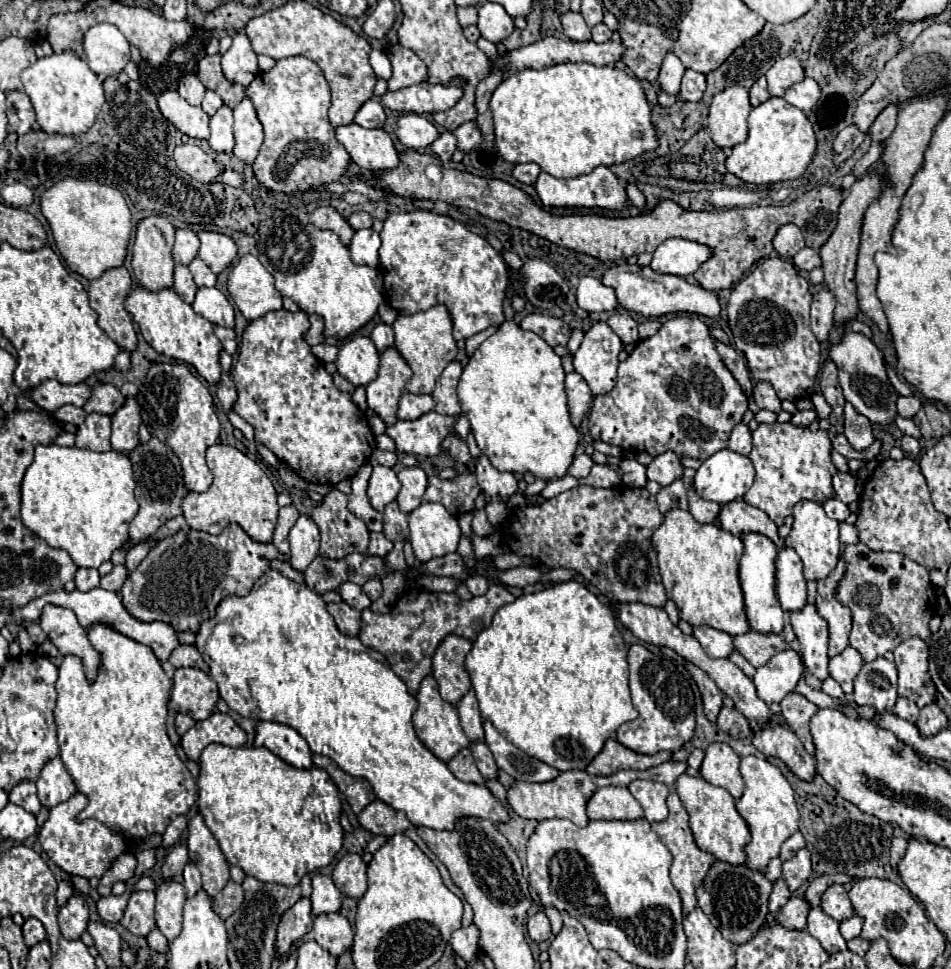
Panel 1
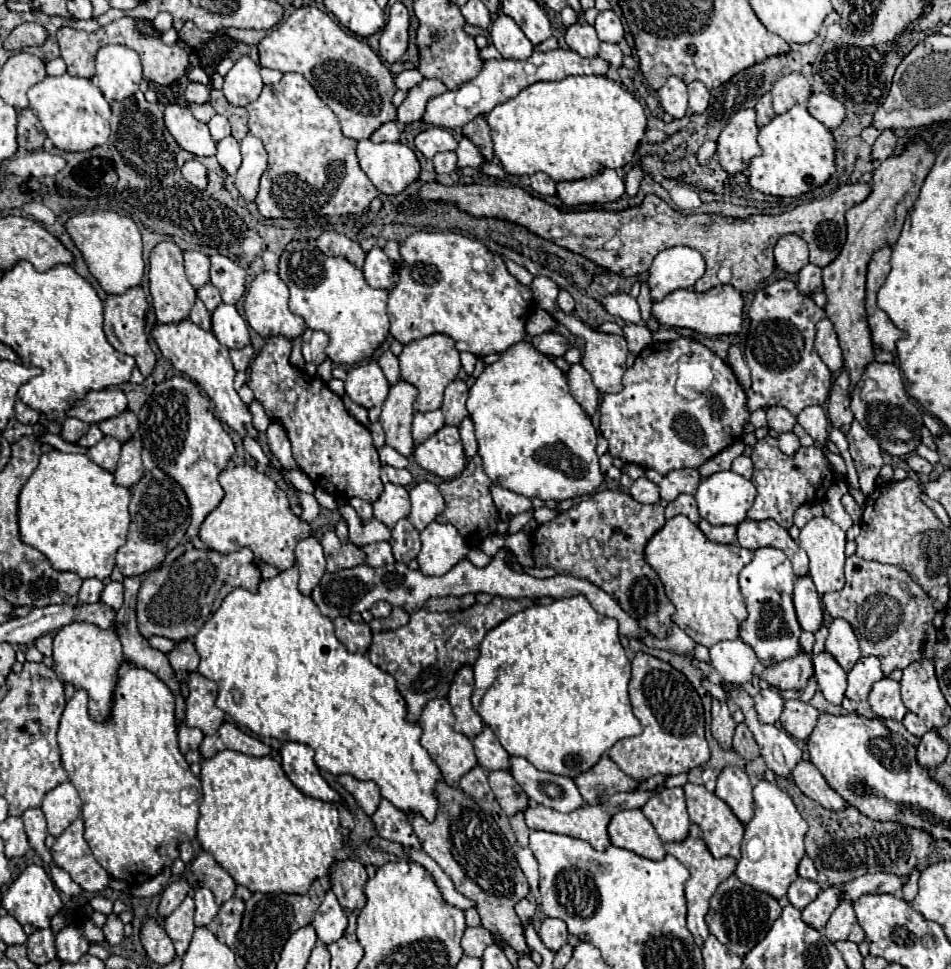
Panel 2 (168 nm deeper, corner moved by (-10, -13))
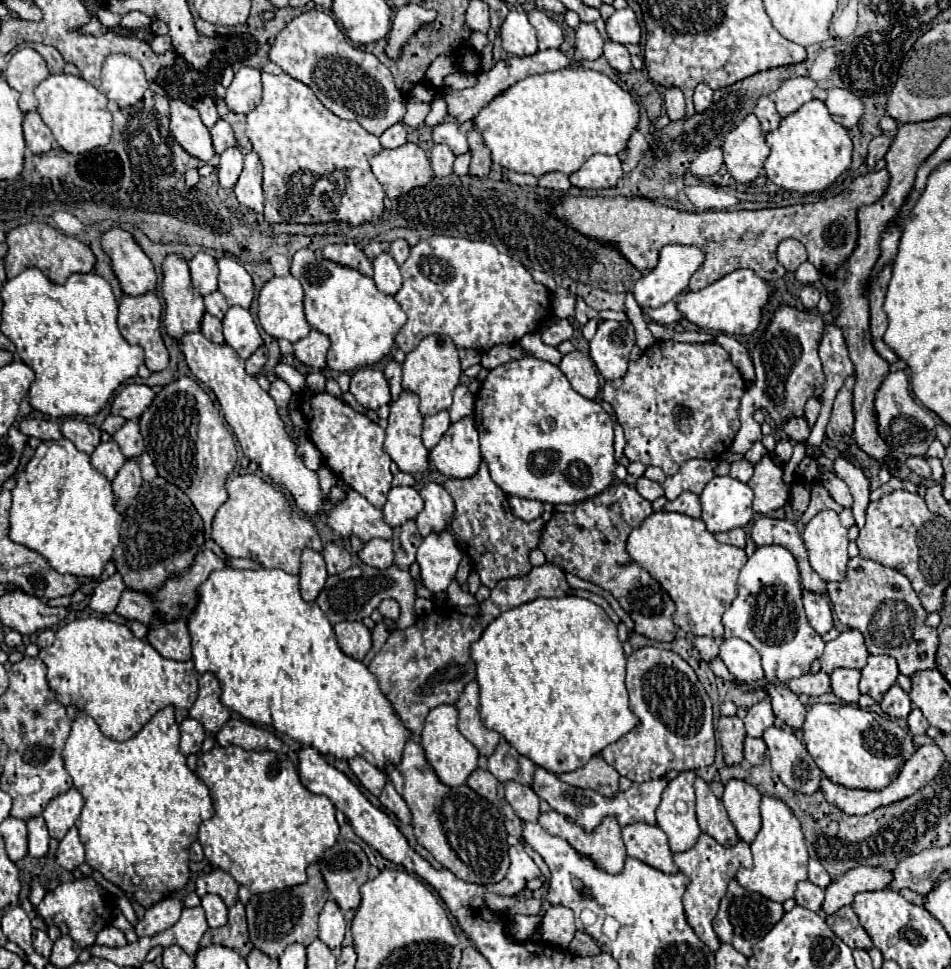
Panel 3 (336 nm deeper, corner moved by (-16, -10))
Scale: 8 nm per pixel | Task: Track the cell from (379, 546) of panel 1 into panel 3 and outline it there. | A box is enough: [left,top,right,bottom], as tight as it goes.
[358,539,394,569]

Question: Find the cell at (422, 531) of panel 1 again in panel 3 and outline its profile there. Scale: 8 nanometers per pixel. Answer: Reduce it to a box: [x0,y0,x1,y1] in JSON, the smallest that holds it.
[416,531,462,599]

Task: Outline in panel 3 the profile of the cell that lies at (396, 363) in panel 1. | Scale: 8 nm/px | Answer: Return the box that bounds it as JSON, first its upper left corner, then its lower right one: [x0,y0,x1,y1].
[384,391,428,473]

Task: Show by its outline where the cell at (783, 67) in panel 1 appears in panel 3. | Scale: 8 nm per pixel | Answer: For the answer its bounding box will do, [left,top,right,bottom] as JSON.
[776,77,816,117]

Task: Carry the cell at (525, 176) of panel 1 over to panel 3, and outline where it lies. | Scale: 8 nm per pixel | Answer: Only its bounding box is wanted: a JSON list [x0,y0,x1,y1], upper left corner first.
[538,173,572,193]

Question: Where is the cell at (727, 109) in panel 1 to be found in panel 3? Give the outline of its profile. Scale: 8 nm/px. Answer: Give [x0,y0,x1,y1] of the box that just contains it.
[722,113,770,183]

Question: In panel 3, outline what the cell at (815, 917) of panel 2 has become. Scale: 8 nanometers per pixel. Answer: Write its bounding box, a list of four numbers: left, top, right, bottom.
[822,867,892,915]

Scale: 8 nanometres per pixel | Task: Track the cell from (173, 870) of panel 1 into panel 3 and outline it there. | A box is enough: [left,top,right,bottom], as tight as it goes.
[134,897,184,937]

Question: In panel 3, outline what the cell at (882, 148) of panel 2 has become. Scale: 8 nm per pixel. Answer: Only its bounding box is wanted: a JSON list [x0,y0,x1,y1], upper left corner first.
[866,135,892,171]

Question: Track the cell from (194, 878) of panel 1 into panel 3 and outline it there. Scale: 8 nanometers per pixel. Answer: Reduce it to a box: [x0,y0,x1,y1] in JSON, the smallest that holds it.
[202,895,228,929]

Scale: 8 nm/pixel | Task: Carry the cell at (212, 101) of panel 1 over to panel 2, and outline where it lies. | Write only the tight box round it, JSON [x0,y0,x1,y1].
[208,114,230,142]

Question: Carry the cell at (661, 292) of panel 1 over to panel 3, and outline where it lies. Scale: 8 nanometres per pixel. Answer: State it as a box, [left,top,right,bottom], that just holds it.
[678,269,774,335]

